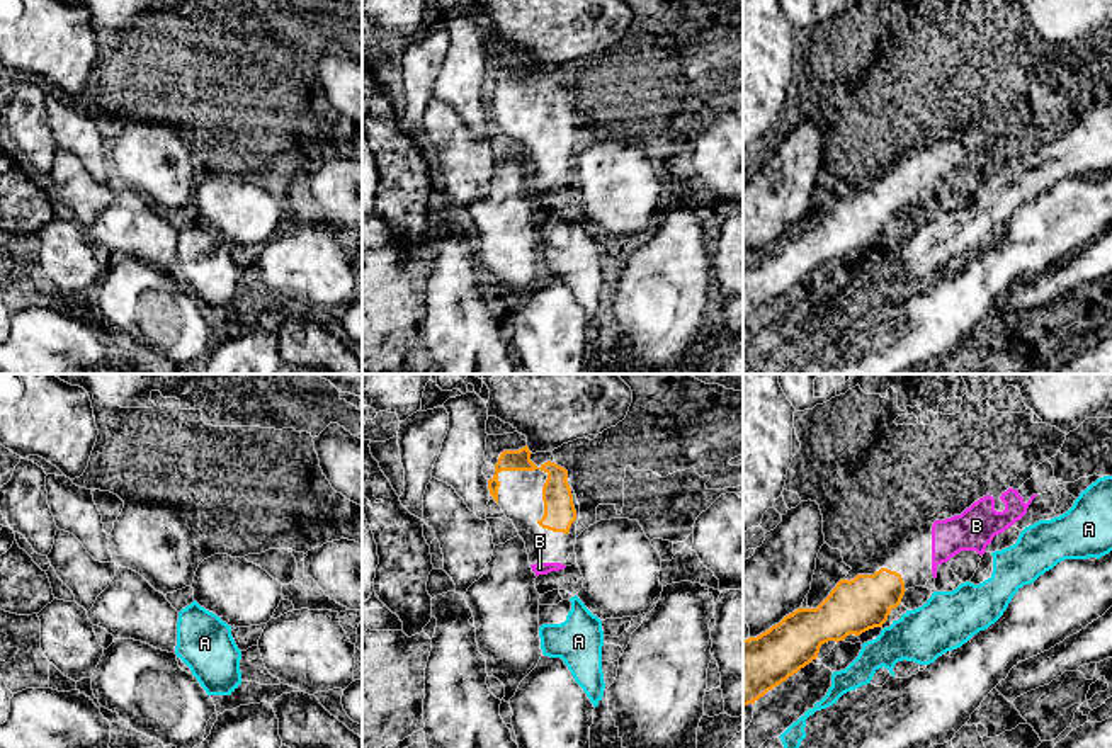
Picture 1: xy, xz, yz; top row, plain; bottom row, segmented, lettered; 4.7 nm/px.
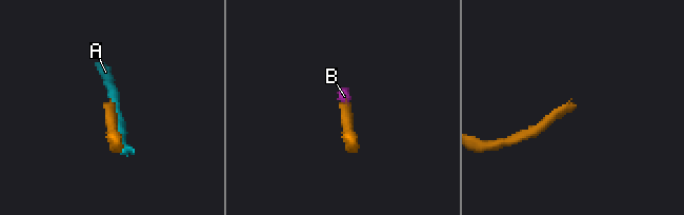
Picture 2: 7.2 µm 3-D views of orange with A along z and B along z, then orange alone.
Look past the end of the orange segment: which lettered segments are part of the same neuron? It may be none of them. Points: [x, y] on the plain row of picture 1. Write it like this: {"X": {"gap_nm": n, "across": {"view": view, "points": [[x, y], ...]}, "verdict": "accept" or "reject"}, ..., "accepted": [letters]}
{"A": {"gap_nm": 20, "across": {"view": "yz", "points": [[881, 245], [885, 247]]}, "verdict": "reject"}, "B": {"gap_nm": 140, "across": {"view": "yz", "points": [[903, 201], [932, 192]]}, "verdict": "accept"}, "accepted": ["B"]}

